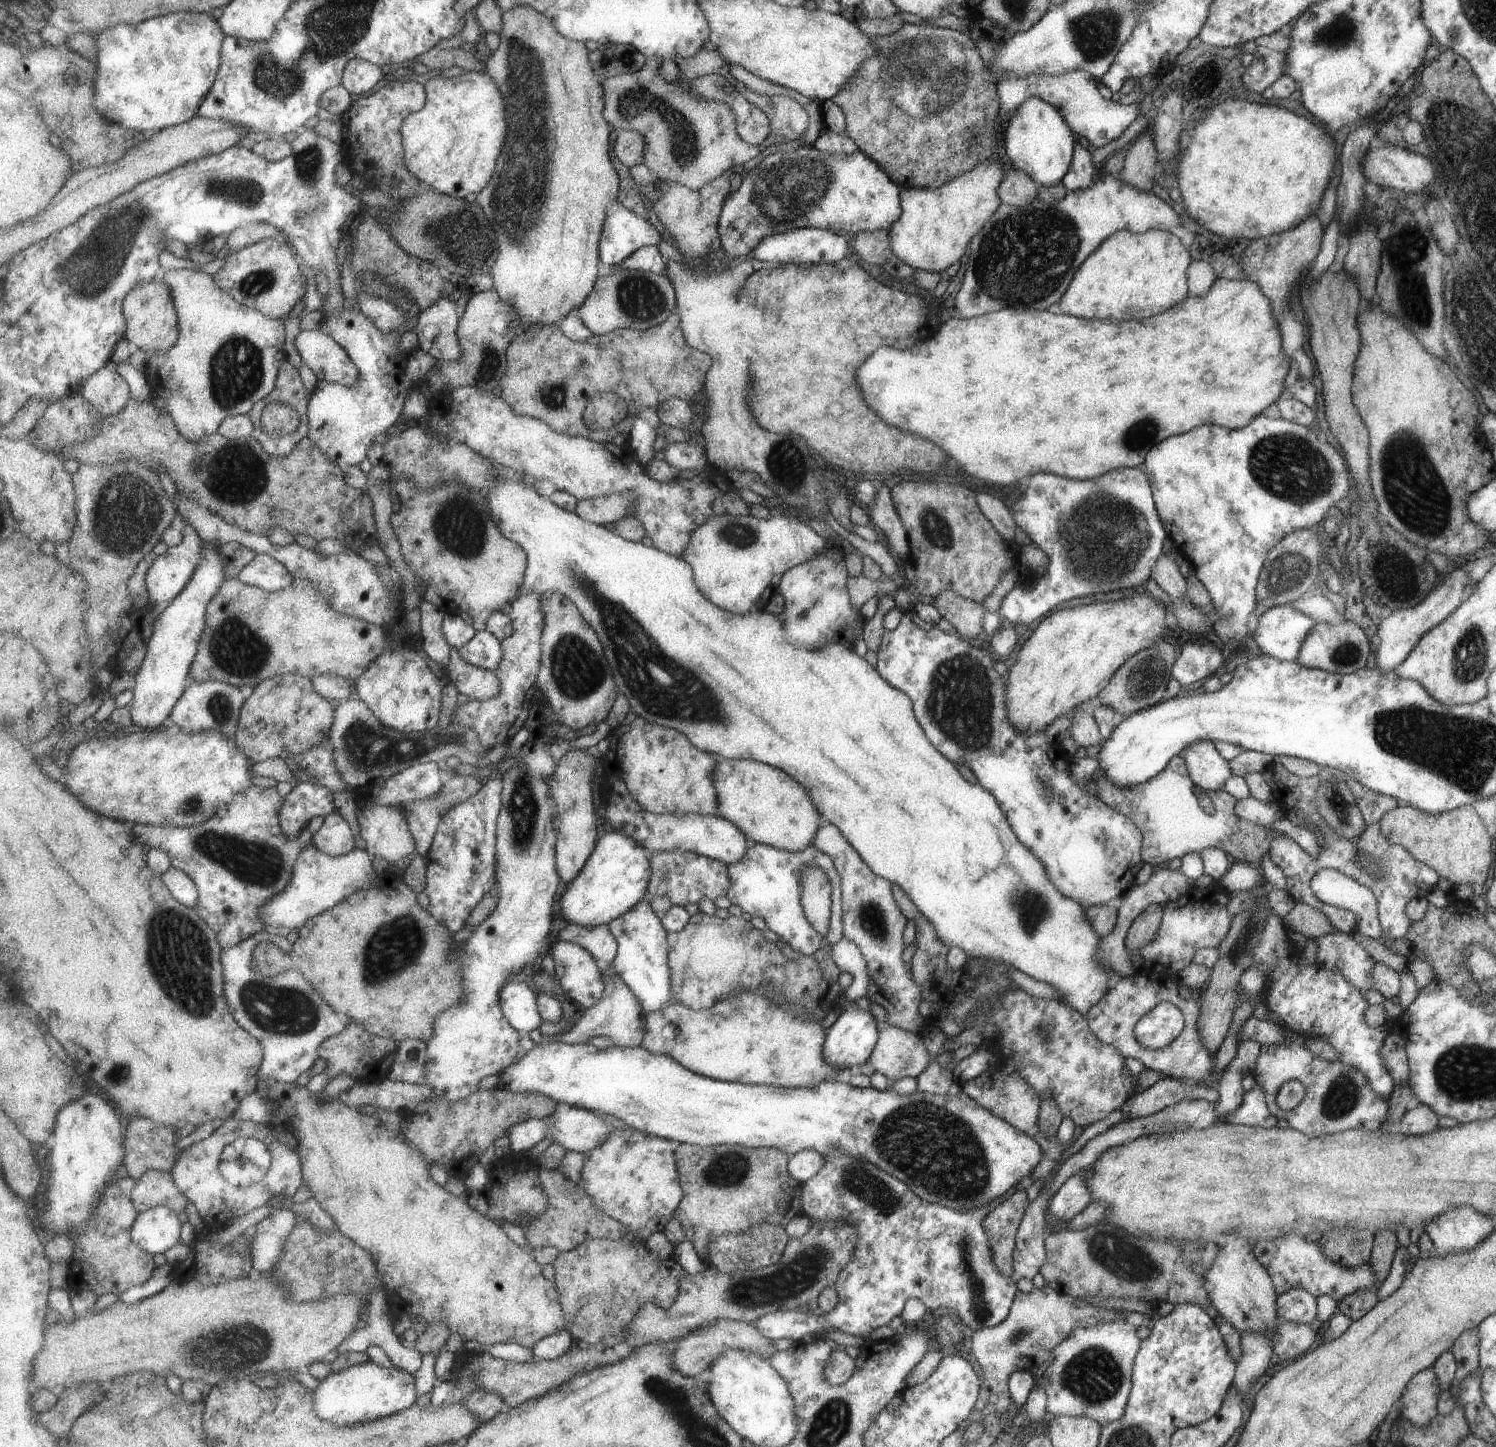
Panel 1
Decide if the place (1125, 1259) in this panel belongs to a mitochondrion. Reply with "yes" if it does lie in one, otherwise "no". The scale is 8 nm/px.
yes

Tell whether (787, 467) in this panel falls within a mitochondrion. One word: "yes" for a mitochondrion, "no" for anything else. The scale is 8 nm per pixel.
yes

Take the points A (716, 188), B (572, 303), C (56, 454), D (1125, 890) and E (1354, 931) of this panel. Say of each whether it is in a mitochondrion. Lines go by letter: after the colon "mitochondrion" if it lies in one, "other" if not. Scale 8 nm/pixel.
A: other
B: other
C: other
D: other
E: other

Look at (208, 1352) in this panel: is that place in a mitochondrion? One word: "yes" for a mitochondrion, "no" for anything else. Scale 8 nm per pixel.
yes

